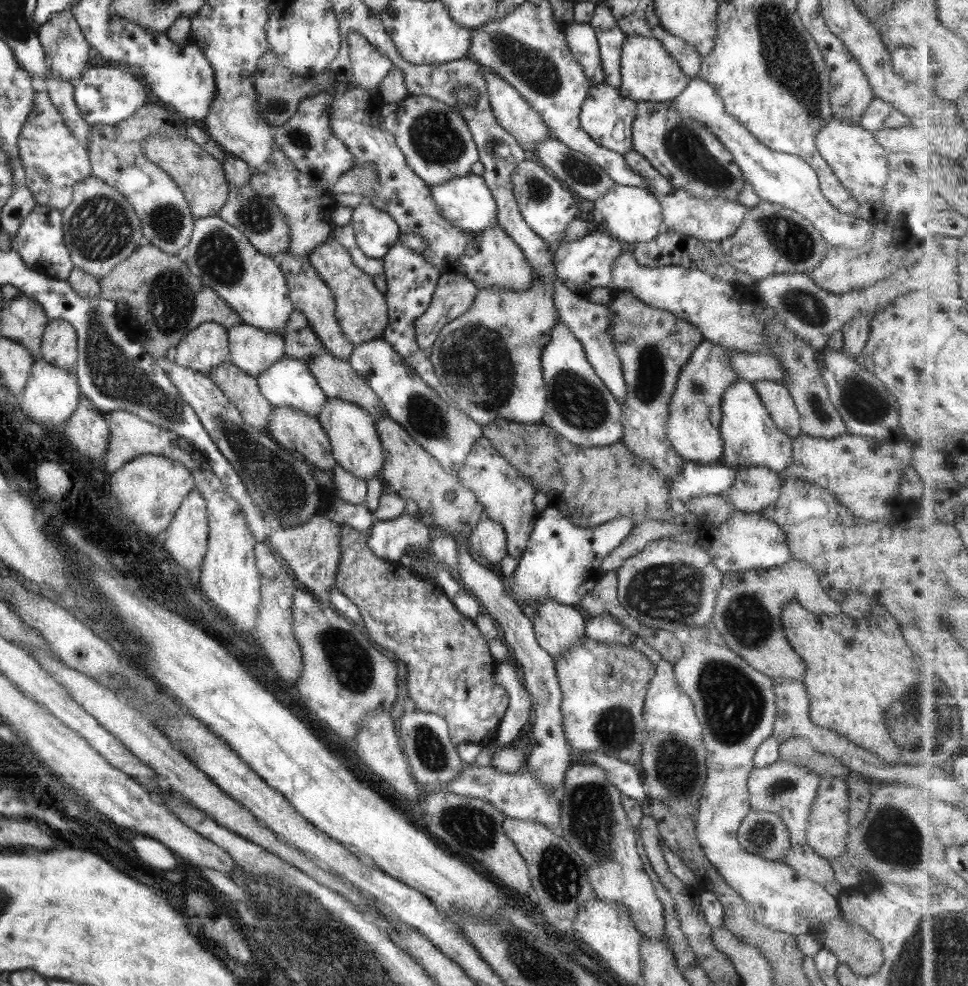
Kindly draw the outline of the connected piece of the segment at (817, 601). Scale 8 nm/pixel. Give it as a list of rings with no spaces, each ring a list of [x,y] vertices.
[[[791,557],[786,564],[773,569],[723,573],[713,614],[722,643],[758,672],[770,678],[795,680],[805,671],[806,663],[790,646],[781,619],[785,604],[793,599],[801,602],[805,609],[821,616],[836,616],[841,612],[841,603],[826,592],[819,573],[803,560]]]

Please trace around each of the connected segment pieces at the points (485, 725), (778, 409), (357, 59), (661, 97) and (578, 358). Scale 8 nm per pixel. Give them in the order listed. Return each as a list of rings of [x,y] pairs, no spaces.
[[[347,524],[339,525],[340,558],[336,569],[334,587],[339,588],[359,608],[362,626],[372,643],[388,652],[394,652],[406,662],[406,686],[409,697],[420,712],[442,716],[449,727],[450,743],[460,745],[473,743],[488,746],[497,737],[498,726],[503,721],[509,696],[503,686],[495,682],[493,674],[496,662],[492,658],[489,642],[486,641],[475,621],[464,616],[434,581],[418,578],[411,567],[400,561],[390,562],[378,558],[367,545],[367,532]]]
[[[756,381],[753,387],[770,413],[776,428],[785,432],[786,436],[796,438],[801,433],[800,417],[784,384],[776,381]]]
[[[350,33],[349,55],[353,66],[353,83],[356,87],[375,93],[393,67],[390,60],[380,54],[358,33]]]
[[[627,36],[621,50],[621,83],[617,88],[622,97],[636,102],[673,101],[686,88],[689,80],[658,39]]]
[[[565,324],[552,327],[550,340],[541,352],[542,373],[548,395],[542,423],[572,444],[582,447],[605,447],[621,442],[623,431],[621,402],[602,383],[589,364],[582,343]]]

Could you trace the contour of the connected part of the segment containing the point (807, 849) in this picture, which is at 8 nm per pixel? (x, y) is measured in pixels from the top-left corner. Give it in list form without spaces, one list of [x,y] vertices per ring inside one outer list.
[[[792,844],[782,862],[798,874],[808,877],[822,886],[836,881],[829,860],[814,852],[808,844]]]

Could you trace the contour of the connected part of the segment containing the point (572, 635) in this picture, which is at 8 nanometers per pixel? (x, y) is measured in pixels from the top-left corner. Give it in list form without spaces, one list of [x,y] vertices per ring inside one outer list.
[[[545,598],[536,604],[533,629],[536,642],[556,662],[563,652],[577,646],[585,637],[586,615],[577,606],[566,606]]]

